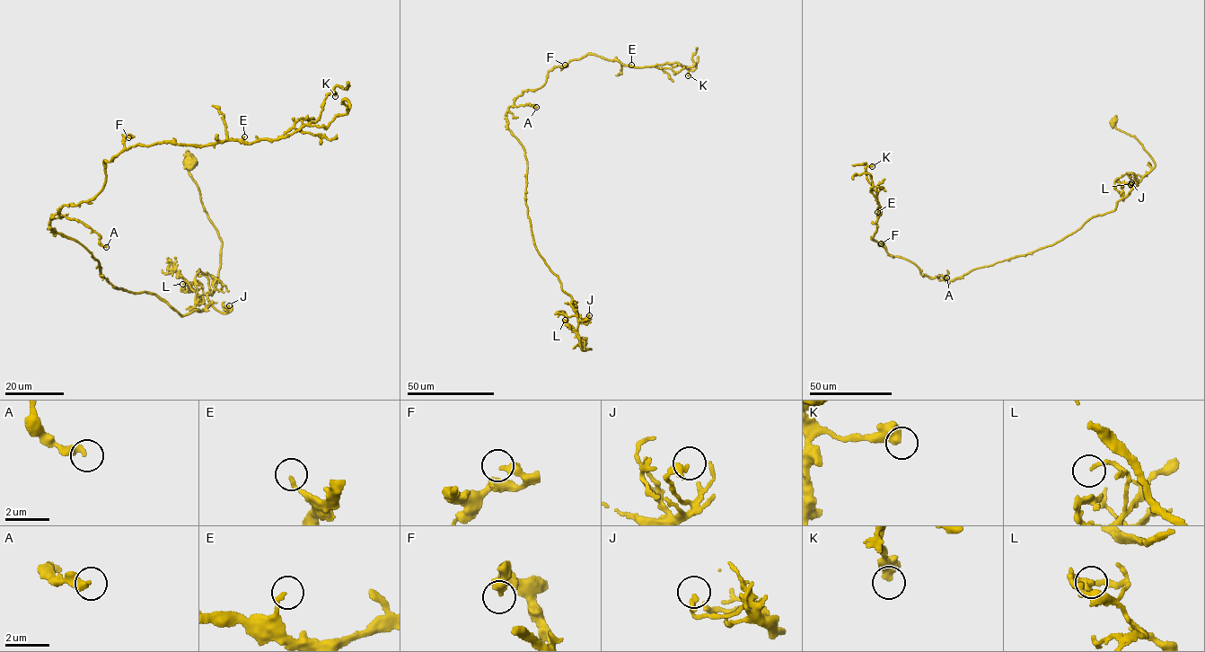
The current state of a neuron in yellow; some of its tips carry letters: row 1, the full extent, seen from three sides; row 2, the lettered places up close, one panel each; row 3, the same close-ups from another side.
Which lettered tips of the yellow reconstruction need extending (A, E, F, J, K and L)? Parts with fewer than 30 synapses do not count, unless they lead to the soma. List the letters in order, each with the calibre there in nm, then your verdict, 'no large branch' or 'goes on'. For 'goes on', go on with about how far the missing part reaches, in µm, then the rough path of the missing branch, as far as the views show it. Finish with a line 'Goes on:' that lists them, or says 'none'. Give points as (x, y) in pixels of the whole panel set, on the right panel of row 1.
A: calibre 360 nm; no large branch
E: calibre 170 nm; no large branch
F: calibre 360 nm; no large branch
J: calibre 240 nm; no large branch
K: calibre 500 nm; no large branch
L: calibre 180 nm; no large branch
Goes on: none

